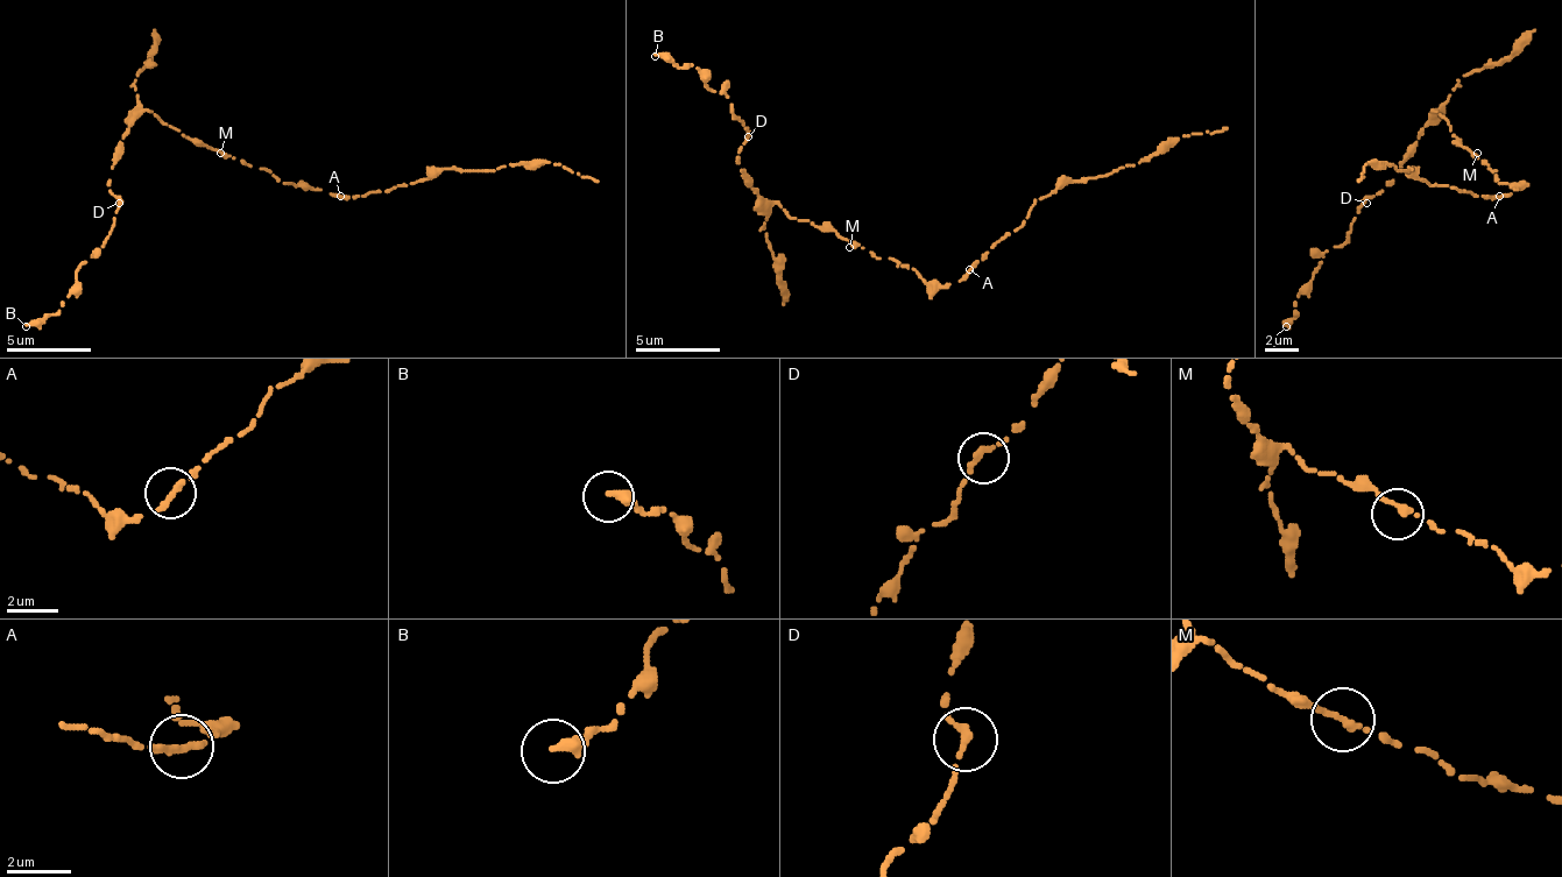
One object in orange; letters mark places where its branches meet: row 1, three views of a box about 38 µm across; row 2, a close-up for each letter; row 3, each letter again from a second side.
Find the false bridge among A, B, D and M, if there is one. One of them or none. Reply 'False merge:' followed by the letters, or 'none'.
False merge: none

